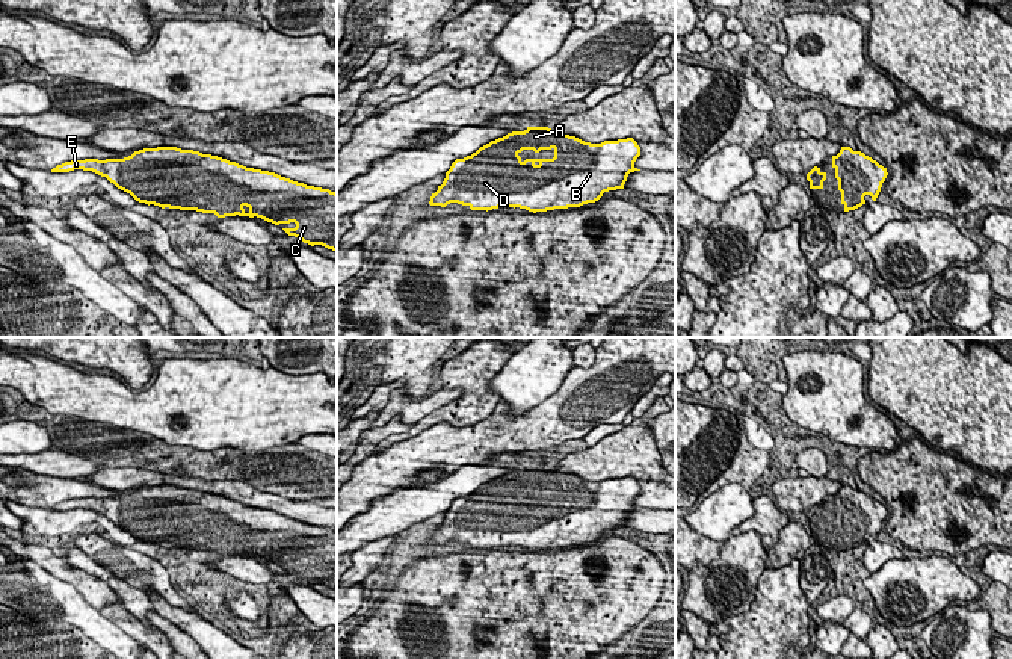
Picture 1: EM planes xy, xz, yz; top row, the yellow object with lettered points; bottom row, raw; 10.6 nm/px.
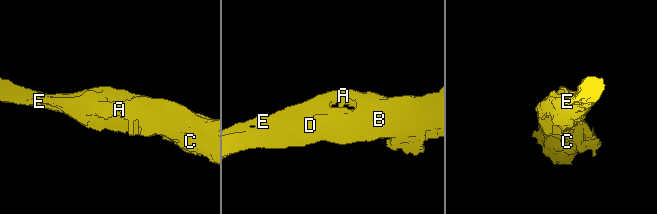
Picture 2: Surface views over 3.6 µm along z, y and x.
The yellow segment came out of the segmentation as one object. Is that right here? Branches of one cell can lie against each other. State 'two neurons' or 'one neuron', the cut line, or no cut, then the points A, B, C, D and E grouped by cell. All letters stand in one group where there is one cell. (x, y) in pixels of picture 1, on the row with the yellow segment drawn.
one neuron; cut none; groups A B C D E

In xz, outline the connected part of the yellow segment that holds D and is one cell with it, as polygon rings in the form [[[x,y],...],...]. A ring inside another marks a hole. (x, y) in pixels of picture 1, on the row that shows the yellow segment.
[[[527,127],[524,131],[512,131],[503,138],[480,147],[471,156],[456,159],[438,190],[432,193],[429,204],[446,207],[450,203],[468,206],[471,210],[492,210],[498,207],[520,207],[529,212],[547,212],[554,209],[580,207],[598,201],[604,192],[624,189],[630,172],[640,171],[634,166],[640,156],[640,147],[633,138],[604,141],[601,144],[585,142],[575,136],[557,133],[548,127]],[[523,150],[554,150],[553,159],[526,159],[518,156]]]

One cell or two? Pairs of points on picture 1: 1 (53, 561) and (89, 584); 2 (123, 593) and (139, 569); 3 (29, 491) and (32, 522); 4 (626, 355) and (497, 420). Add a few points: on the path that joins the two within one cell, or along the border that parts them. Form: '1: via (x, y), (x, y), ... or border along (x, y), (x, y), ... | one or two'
1: via (62, 570), (80, 581) | one
2: border along (100, 564), (144, 591) | two
3: border along (15, 502), (24, 507), (50, 510) | two
4: via (594, 386), (564, 416), (552, 423), (529, 425) | one

